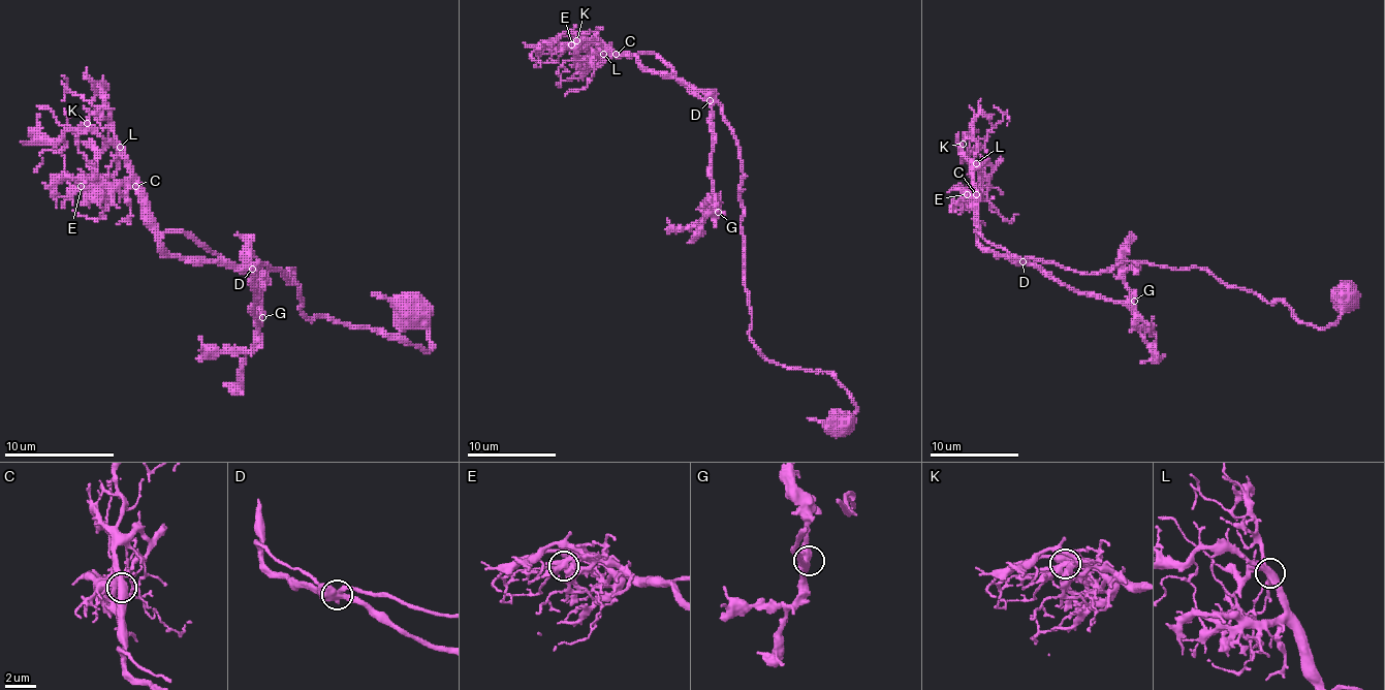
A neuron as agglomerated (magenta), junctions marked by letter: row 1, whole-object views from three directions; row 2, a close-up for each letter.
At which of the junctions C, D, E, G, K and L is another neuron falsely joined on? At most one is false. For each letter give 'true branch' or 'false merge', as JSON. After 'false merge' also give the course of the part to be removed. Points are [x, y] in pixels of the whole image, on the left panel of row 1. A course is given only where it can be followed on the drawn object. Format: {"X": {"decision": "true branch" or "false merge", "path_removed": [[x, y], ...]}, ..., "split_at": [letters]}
{"C": {"decision": "true branch"}, "D": {"decision": "true branch"}, "E": {"decision": "true branch"}, "G": {"decision": "true branch"}, "K": {"decision": "true branch"}, "L": {"decision": "true branch"}, "split_at": []}

